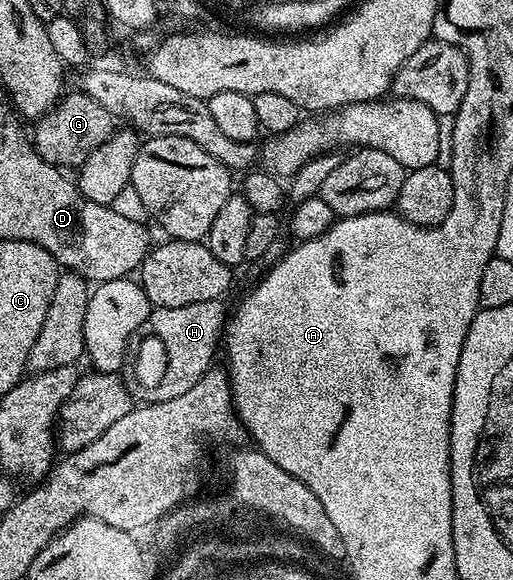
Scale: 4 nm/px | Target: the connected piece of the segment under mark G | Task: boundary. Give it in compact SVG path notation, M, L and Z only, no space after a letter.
M82 92L64 93L55 107L34 123L33 145L49 164L60 168L78 168L89 159L89 154L109 140L117 129L116 119L93 96Z

